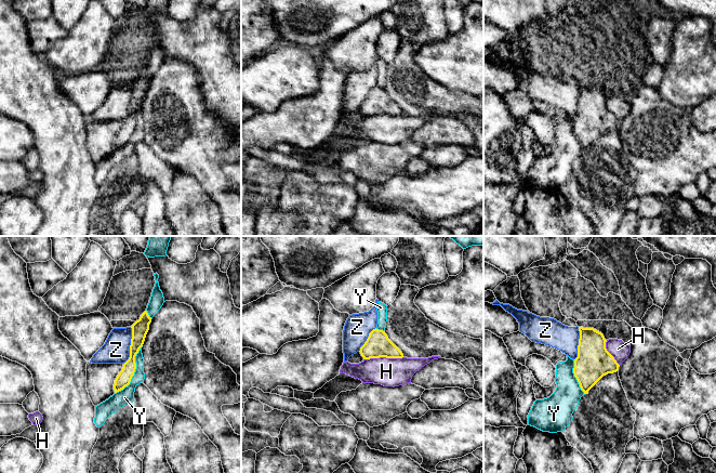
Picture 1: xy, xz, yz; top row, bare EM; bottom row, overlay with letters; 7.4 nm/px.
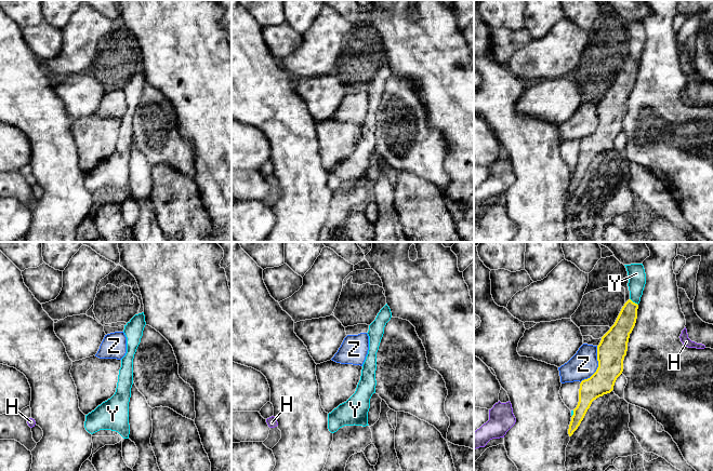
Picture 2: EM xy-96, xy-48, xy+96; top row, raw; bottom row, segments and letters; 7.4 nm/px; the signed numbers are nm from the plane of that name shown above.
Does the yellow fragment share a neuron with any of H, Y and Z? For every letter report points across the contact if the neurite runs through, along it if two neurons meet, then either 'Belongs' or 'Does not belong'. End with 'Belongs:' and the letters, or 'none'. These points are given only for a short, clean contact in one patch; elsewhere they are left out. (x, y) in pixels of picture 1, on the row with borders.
H: Does not belong
Y: Does not belong
Z: Does not belong
Belongs: none

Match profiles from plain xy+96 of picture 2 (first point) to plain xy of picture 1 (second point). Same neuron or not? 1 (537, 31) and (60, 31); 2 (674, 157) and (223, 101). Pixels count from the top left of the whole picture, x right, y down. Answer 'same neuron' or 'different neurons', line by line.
1: different neurons
2: different neurons

